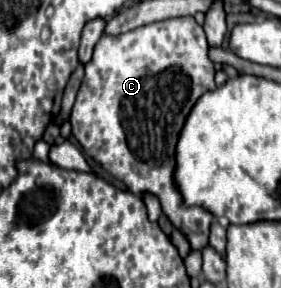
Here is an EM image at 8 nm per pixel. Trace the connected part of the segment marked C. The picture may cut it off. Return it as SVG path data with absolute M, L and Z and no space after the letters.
M194 16L168 18L134 28L126 34L104 34L94 46L92 60L86 64L86 76L70 114L72 134L80 142L84 154L98 162L114 178L122 180L130 192L154 194L160 200L168 220L186 236L192 250L202 250L202 246L208 244L212 214L198 206L184 206L182 196L172 180L176 164L174 154L188 112L204 92L214 88L214 64L208 58L208 42L202 26L194 20Z

